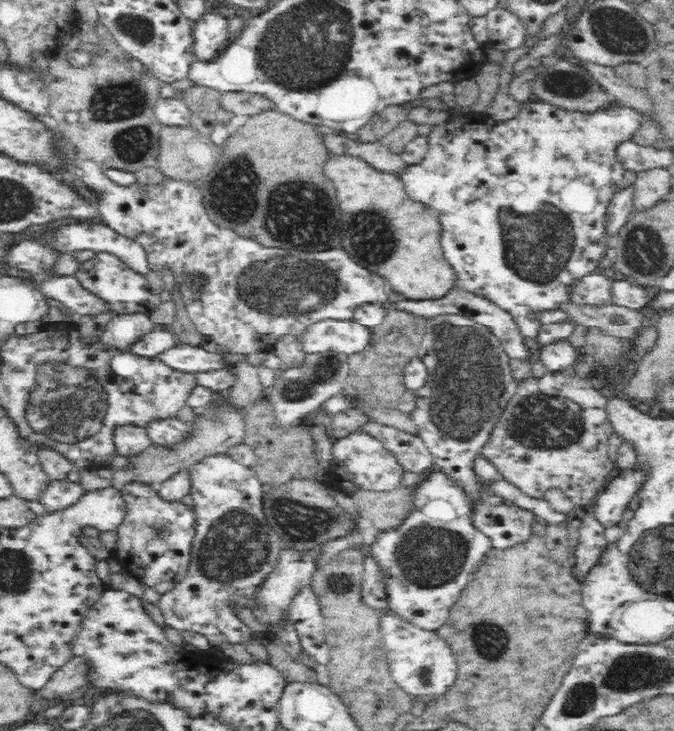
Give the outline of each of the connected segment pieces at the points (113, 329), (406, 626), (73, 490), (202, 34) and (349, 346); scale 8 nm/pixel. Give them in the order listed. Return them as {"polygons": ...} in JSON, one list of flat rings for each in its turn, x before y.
{"polygons":[[[144,312,134,314,115,313,100,335,101,341,121,351,128,350,134,343,152,332,155,325]],[[387,611,382,617,382,634,388,650,392,650,388,652,392,676,410,695,419,698,434,696,436,692,442,694,456,680,456,660,450,646,446,644,447,640,437,631,422,628,403,616]],[[54,480,46,494,42,495,41,503,46,508,47,513,64,511,70,506,74,506,80,499,88,493,79,483,62,480]],[[219,9,214,12,206,12,193,26,193,36,195,39,194,51,197,60,212,60,230,45,233,35,228,32,228,13,222,13]],[[326,319,307,327,301,336,306,356,326,351,347,354,360,353,367,344,371,332,352,320]]]}

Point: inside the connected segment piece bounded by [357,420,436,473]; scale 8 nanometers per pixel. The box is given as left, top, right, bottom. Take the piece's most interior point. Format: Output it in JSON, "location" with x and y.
{"location":[411,450]}

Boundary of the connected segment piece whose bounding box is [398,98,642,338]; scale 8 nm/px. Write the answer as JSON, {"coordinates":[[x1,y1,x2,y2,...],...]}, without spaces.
{"coordinates":[[532,98,525,103,522,103,522,110,516,116,516,118,512,118,512,120,505,121,504,123,494,122,494,120,487,115,476,117,472,115,461,114,456,116,454,115,451,121,448,121,443,125,432,126,432,132,427,136,429,142,429,152,420,162,416,164,407,164,404,166,404,168,398,172,398,175,403,180,406,194,412,200,415,200,417,203,425,204,426,207,430,207,438,211,439,221,441,224,440,246,442,247,445,260,448,261,448,264,452,267,454,273,456,273,456,278,453,285,454,288,471,292,476,296,484,297,492,301,494,304,497,304,502,310,508,312,508,314,512,316,514,323,516,323,516,326,518,327,518,331,520,331,520,335,522,335,524,338,535,338,540,330,540,327,543,325,541,323,541,316,545,312,562,311,562,304,568,304,568,302,573,301,573,296,571,296,571,294,575,284,579,283,582,278,590,276,594,270,598,270,598,264,600,264,602,258,606,256,606,252,608,252,608,250,610,250,614,244,615,236,609,233,609,230,606,226,607,212,612,197,614,194,616,194,616,192,618,192,618,190,620,190,620,186,622,186,622,182,624,182,624,172,626,171,625,166,622,164,622,162,620,162,619,156,617,155,617,150,623,142,633,140,633,134,639,129,641,119,642,116,630,108,612,107,611,109,600,112,584,113,560,109,559,107,553,106,548,102]]}

